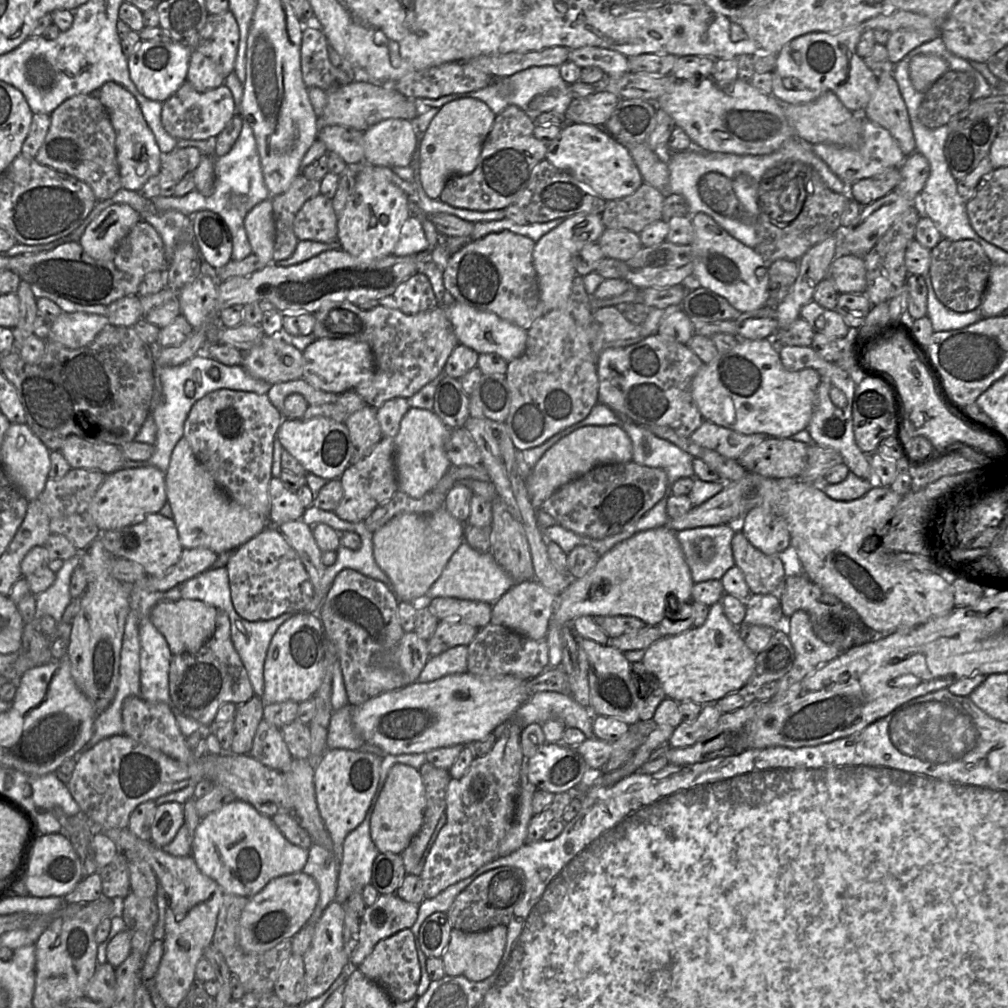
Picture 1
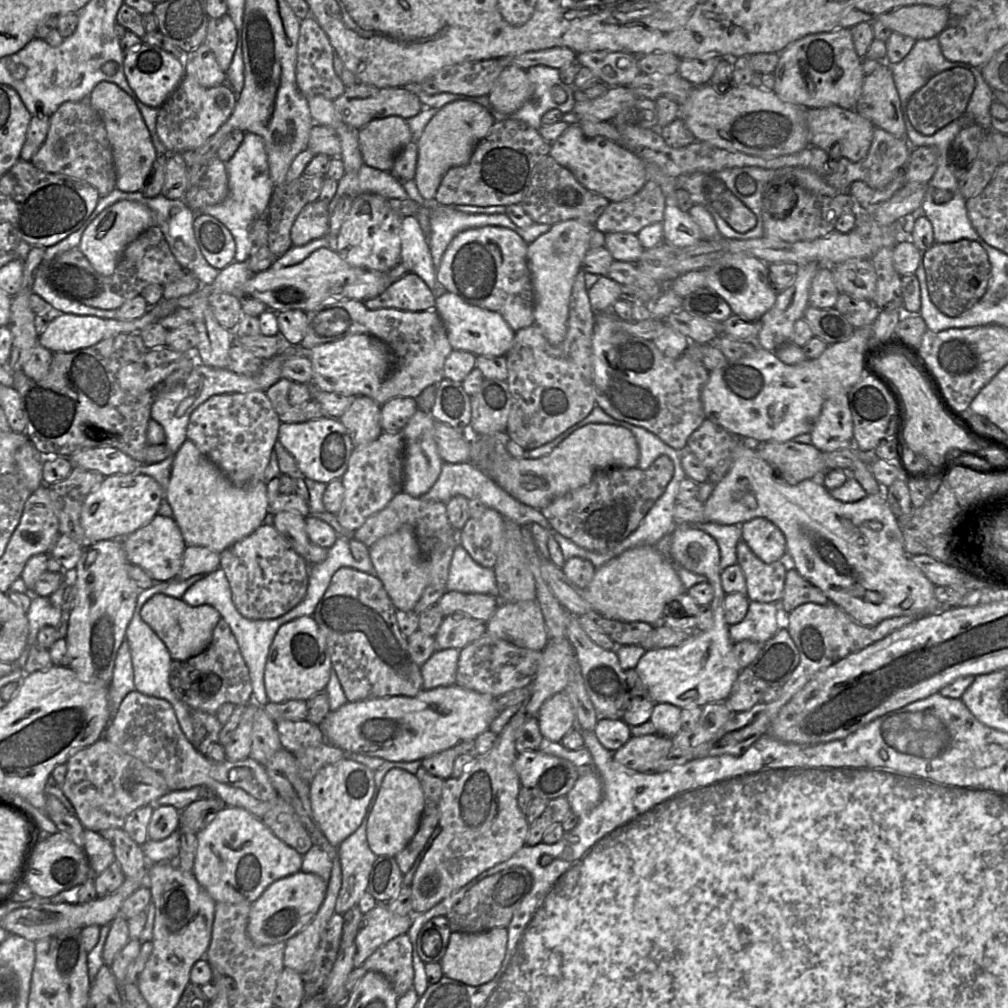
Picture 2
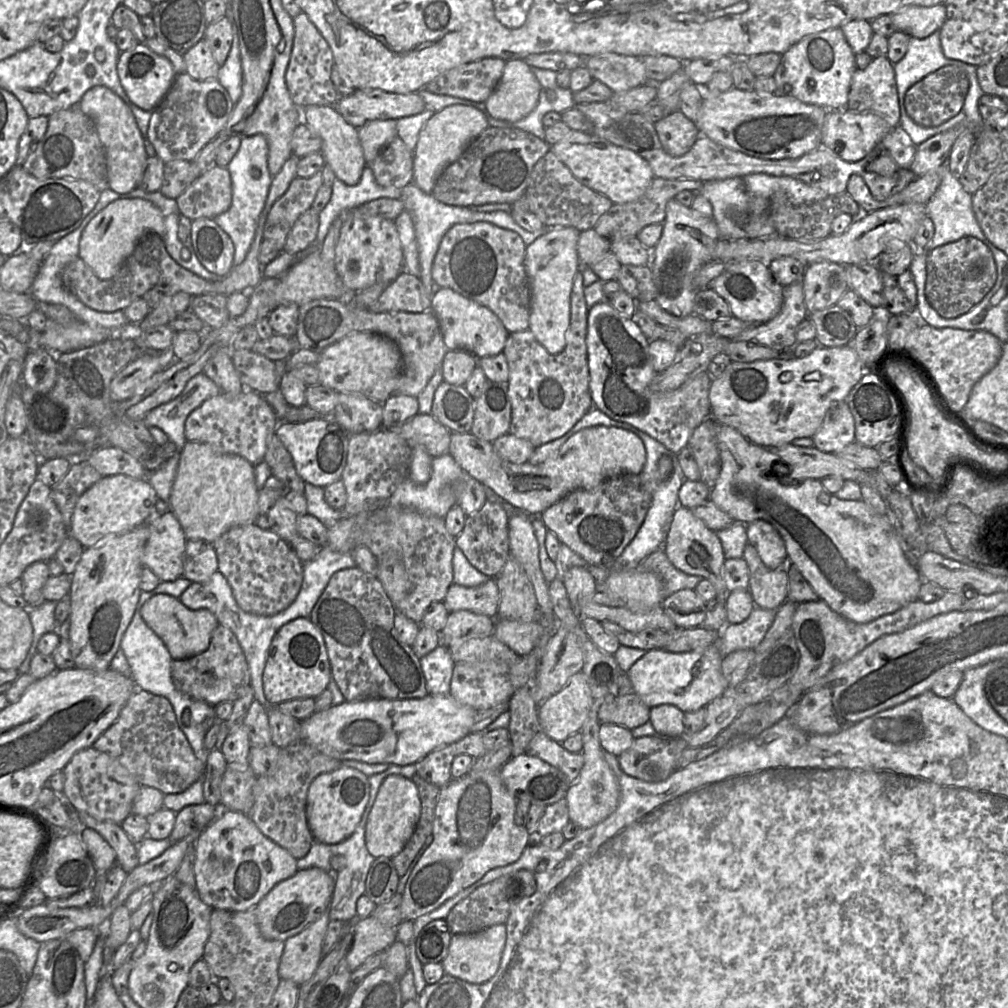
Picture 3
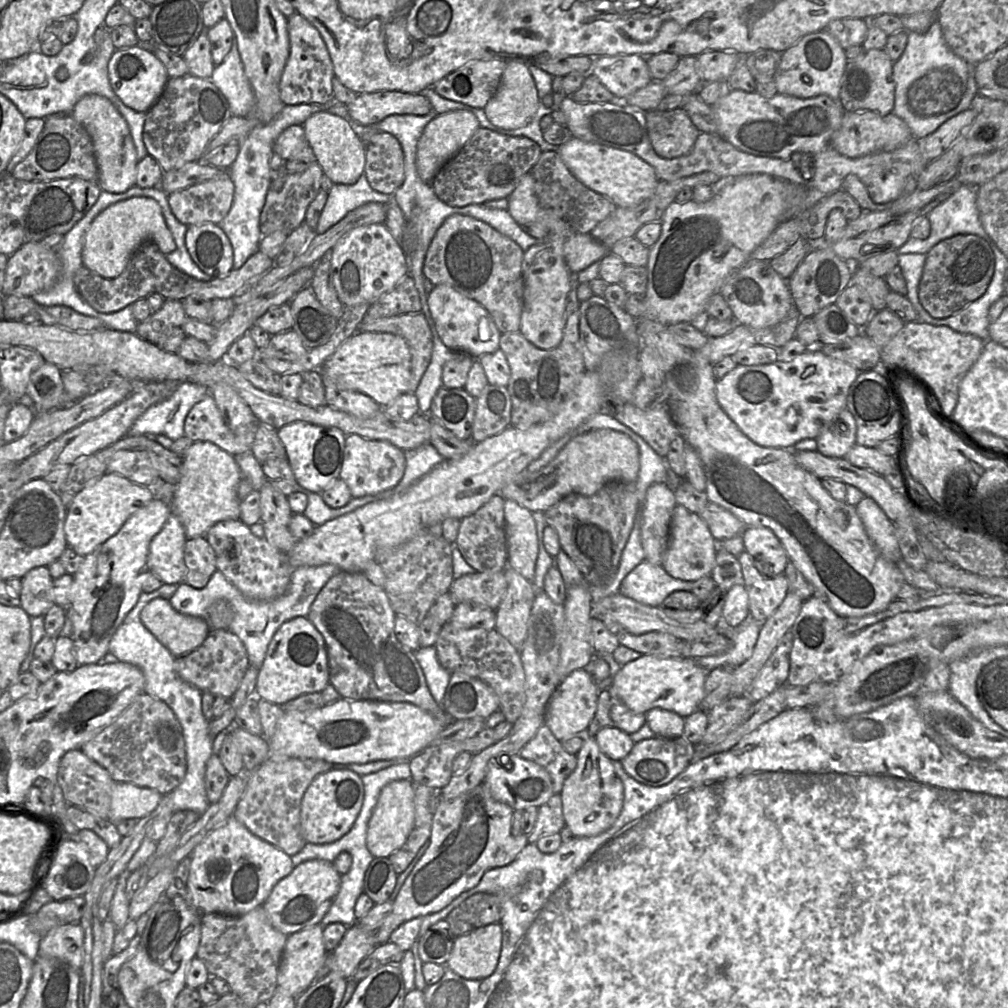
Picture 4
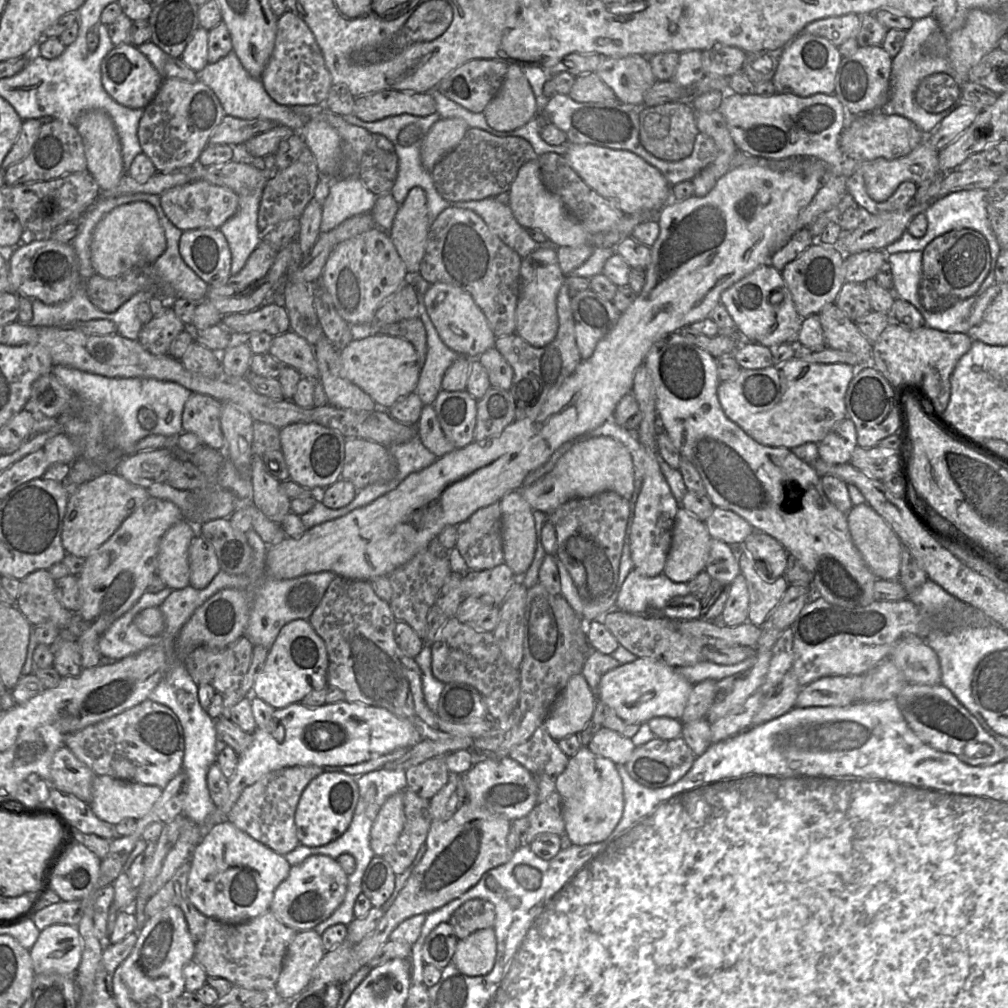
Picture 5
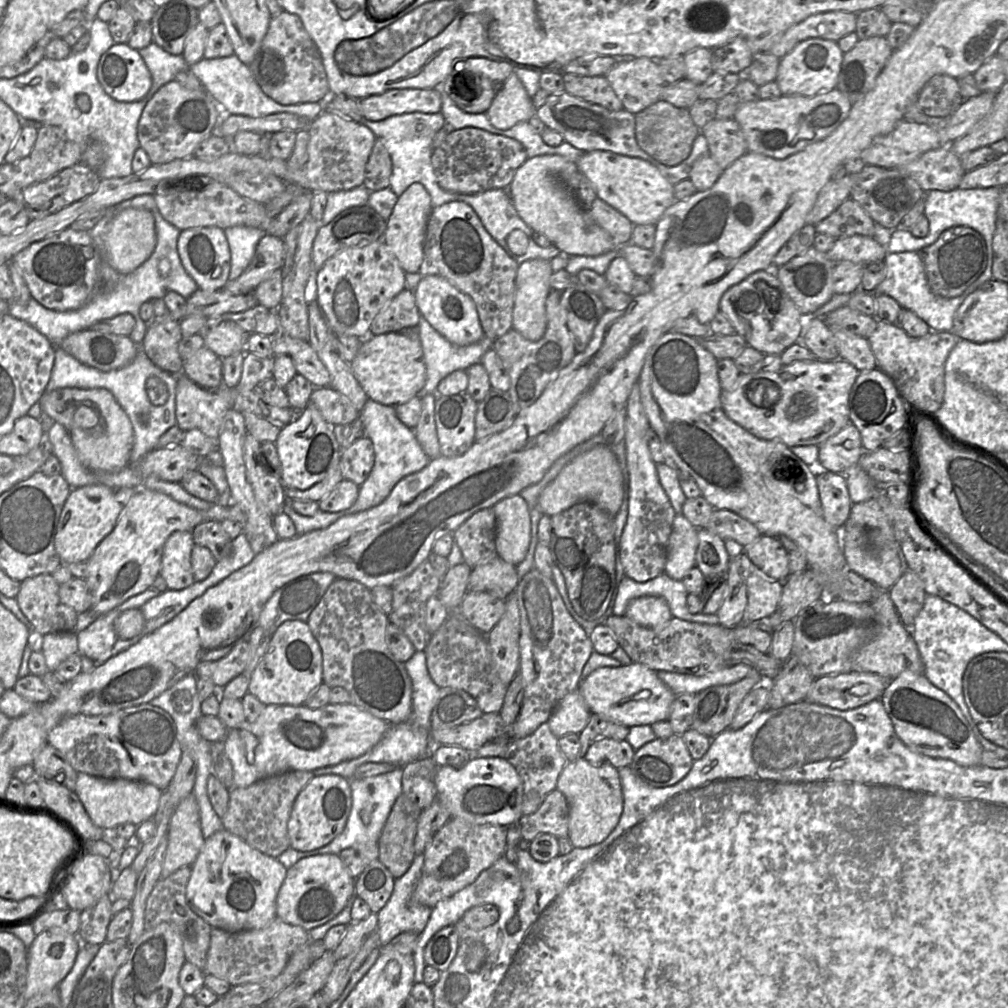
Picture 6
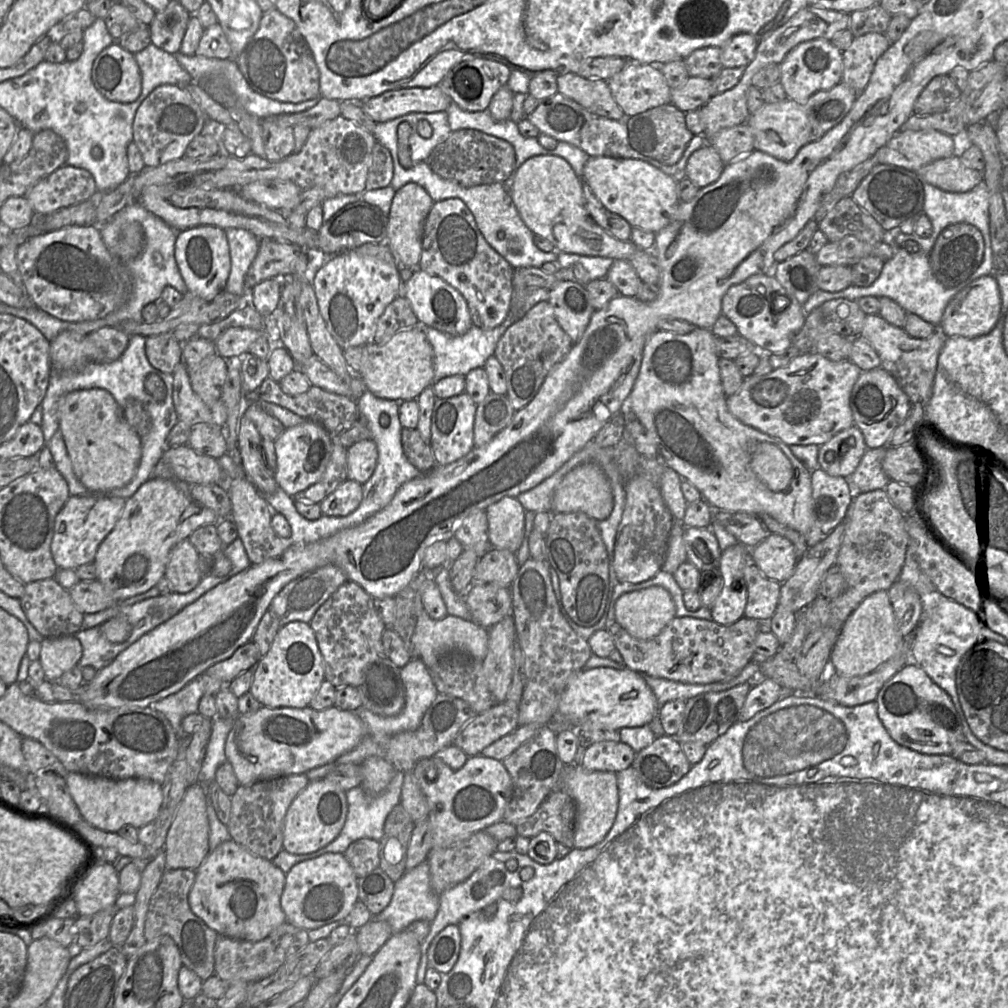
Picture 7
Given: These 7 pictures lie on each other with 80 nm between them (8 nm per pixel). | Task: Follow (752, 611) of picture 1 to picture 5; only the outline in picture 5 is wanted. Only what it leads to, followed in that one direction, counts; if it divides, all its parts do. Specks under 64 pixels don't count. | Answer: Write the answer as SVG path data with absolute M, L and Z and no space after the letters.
M753 655L733 665L721 665L708 660L702 660L695 665L675 669L691 684L697 684L707 679L719 681L725 677L744 672L751 668L754 662L755 656Z

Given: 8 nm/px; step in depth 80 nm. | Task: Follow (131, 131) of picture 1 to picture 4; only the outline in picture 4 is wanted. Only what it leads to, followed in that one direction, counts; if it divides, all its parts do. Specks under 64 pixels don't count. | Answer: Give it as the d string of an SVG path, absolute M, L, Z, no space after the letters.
M88 94L78 101L72 115L91 136L102 191L123 193L135 186L139 162L136 148L126 120L112 102L104 96Z

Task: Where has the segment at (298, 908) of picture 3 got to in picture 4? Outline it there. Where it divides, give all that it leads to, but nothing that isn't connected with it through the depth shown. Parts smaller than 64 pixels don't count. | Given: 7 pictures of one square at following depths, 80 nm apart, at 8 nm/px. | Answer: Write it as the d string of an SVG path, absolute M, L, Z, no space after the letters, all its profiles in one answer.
M320 859L308 860L295 866L288 876L274 886L262 907L270 923L280 932L290 935L315 924L320 924L339 891L340 883L341 874L336 870L333 862Z

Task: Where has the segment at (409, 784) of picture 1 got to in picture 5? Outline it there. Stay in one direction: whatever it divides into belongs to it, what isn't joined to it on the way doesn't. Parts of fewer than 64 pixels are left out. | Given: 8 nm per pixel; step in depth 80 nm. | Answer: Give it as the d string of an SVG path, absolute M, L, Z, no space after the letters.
M403 792L390 796L379 810L370 832L370 845L376 856L382 857L393 846L404 827Z

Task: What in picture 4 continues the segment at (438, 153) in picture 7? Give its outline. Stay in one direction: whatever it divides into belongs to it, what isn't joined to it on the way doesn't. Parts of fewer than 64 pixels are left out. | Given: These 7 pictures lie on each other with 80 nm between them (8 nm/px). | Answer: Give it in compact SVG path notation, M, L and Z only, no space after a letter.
M480 127L460 151L443 165L431 184L440 200L455 207L508 198L542 153L540 146L527 137L503 135Z

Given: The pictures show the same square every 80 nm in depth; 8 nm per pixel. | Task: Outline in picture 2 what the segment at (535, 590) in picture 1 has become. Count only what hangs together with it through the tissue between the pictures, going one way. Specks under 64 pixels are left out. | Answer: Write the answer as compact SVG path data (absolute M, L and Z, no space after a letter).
M536 600L500 602L487 629L493 636L531 650L543 651L548 643L545 620Z

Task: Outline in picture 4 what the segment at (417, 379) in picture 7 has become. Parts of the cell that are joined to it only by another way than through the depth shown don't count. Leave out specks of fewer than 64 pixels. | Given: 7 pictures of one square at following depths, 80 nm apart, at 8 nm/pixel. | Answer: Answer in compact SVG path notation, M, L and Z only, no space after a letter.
M356 332L319 369L340 389L363 393L381 407L390 405L400 395L408 393L412 378L409 347L401 336L391 333Z

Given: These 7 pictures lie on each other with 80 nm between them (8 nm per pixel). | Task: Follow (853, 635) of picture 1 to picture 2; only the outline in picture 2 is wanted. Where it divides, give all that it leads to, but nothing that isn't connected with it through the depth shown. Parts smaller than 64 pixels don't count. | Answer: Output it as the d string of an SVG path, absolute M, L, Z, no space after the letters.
M795 568L786 571L784 591L780 600L783 617L796 607L805 603L827 604L829 599L809 581L803 578Z

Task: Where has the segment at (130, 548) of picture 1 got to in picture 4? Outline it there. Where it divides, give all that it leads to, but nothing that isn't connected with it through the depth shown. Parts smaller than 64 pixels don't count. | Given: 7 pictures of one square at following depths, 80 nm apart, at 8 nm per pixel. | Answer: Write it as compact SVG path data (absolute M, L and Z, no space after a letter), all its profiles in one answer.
M173 513L151 540L147 565L163 584L184 582L187 573L184 562L186 540L183 526Z

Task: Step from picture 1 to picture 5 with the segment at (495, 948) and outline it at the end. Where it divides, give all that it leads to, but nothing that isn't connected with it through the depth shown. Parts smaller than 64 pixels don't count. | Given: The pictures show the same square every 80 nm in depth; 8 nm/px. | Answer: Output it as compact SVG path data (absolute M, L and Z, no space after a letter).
M488 927L458 940L452 962L467 976L482 976L493 969L495 959L495 932L492 927Z

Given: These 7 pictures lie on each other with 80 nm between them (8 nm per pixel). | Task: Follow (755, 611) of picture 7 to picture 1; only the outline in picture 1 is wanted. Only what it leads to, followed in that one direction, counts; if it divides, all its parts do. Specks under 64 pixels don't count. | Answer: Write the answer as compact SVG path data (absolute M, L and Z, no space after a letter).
M738 528L732 539L732 552L751 594L777 593L791 570L778 554L767 555L755 548Z

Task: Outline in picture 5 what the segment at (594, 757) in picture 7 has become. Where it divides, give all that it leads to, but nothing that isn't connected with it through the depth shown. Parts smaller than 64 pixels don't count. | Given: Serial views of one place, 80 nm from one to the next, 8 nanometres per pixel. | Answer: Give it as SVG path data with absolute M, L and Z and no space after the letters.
M607 728L599 730L588 747L595 755L608 758L615 764L623 765L629 761L636 748L630 738Z

